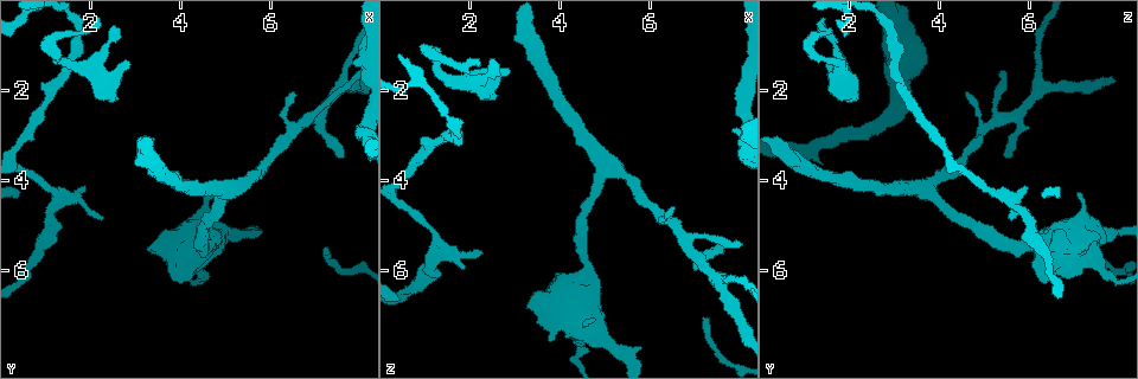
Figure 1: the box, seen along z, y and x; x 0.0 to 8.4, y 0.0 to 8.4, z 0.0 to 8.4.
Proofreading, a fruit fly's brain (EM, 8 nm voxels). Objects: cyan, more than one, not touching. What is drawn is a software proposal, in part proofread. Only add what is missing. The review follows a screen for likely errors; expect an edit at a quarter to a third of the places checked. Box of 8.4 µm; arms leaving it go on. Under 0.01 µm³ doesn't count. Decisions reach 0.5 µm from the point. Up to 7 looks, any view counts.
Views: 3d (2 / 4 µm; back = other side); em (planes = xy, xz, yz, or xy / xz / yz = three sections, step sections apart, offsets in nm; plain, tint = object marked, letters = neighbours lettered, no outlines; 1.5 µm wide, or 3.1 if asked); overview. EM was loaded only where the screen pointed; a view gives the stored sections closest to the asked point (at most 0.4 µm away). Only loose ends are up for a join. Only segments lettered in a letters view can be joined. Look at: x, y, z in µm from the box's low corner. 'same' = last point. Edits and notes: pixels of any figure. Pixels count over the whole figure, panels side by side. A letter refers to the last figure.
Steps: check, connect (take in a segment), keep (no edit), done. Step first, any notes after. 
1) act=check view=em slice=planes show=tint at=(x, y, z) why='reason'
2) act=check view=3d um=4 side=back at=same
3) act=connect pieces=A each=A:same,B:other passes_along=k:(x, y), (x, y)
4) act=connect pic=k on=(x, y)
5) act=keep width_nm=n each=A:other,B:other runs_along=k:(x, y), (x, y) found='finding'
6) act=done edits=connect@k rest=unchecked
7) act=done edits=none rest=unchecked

act=check view=3d um=2 at=(6.55, 2.00, 4.60) why='an open end'

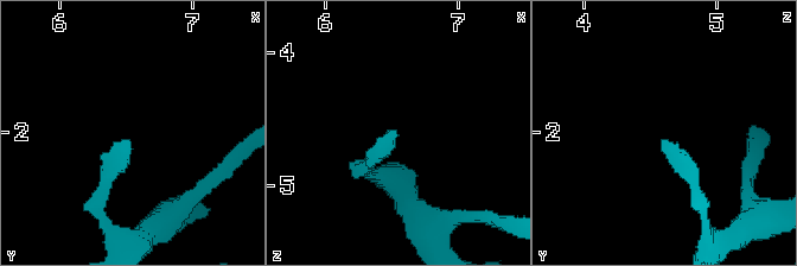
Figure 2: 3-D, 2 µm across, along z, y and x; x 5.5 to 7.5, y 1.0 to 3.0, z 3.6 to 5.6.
act=check view=em slice=xz step=8 show=letters at=(6.50, 2.04, 4.60) why='shape alone is not enough'

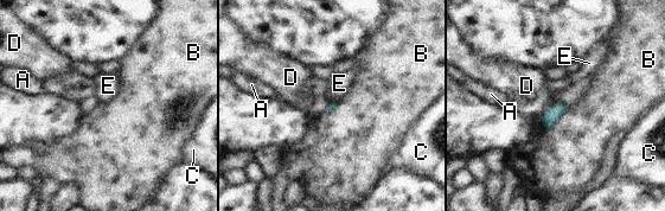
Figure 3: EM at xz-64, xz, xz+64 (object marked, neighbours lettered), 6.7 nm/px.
act=keep each=A:other,B:other,C:other,D:other,E:other border=3:(568, 107), (549, 127), (543, 128) found='none of them fits'

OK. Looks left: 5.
act=check view=3d um=2 at=(4.75, 4.25, 7.10)

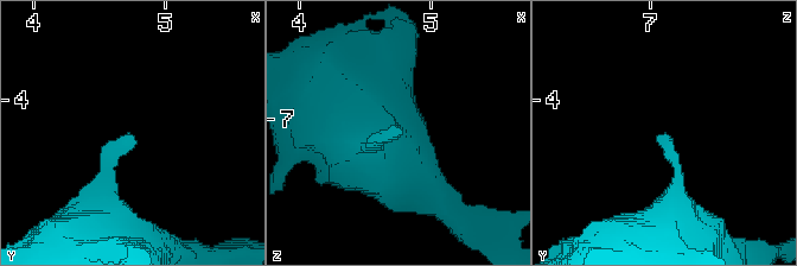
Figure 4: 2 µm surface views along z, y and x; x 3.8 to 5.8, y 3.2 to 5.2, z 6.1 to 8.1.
act=check view=em slice=planes show=letters at=(4.74, 4.24, 7.08) why='need the tissue'

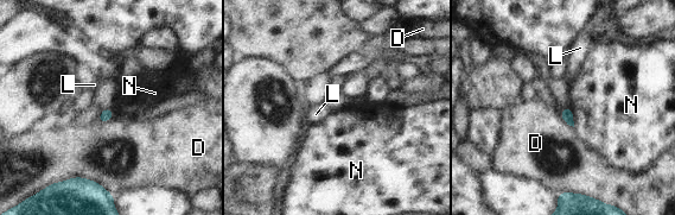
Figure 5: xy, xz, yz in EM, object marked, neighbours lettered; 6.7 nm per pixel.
act=keep each=D:other,L:other,N:other border=5:(571, 108), (574, 126) found='none of them fits'

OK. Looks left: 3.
act=check view=3d um=4 at=(7.60, 3.40, 5.45) why='an open end'

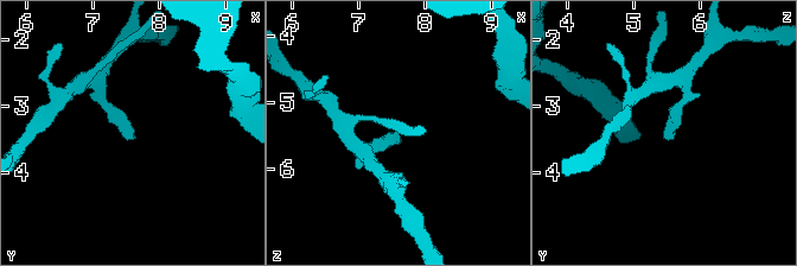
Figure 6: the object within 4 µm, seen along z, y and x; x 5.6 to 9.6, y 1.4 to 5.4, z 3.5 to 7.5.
act=check view=em slice=yz step=4 show=letters at=(7.60, 3.40, 5.45)

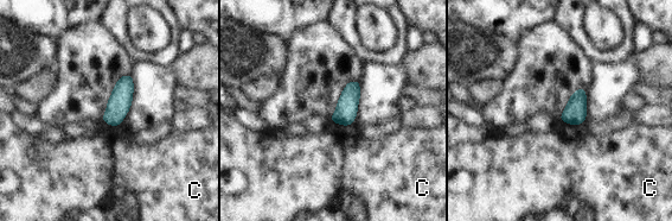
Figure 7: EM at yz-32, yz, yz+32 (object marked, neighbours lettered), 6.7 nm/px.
act=check view=em slice=planes show=letters at=same

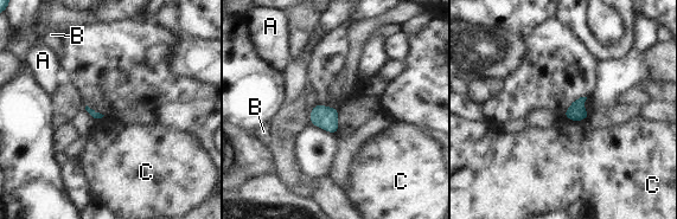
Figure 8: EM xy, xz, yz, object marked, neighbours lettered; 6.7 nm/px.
act=keep each=A:other,B:other,C:other found='no lettered segment goes on from it'

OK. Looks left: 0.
act=done edits=none rest=unchecked

